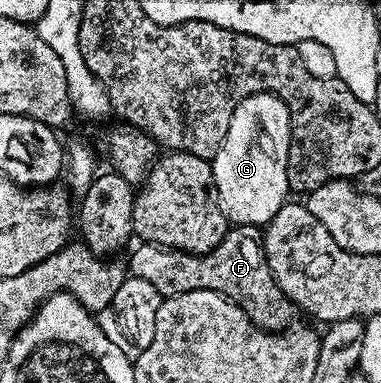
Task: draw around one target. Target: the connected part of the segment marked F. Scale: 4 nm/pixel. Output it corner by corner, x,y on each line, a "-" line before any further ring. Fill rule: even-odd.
232,226
221,245
204,255
156,247
154,243
140,242
138,246
131,255
130,274
141,281
149,281
164,297
190,291
215,291
234,301
255,326
268,333
284,330
296,322
297,308
277,285
269,269
258,226

